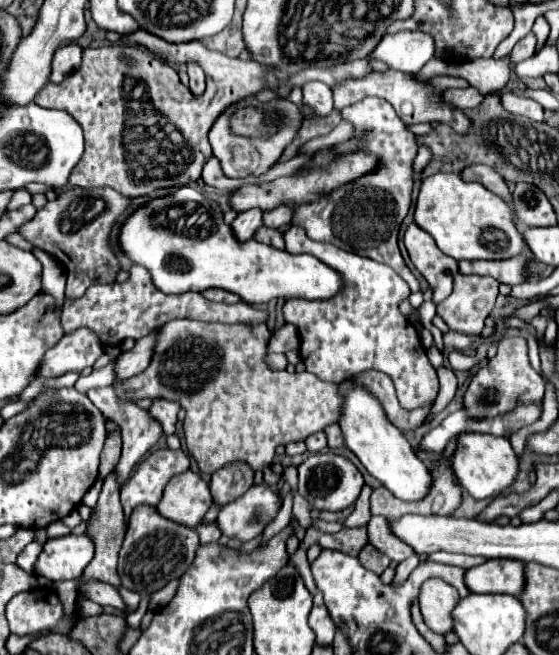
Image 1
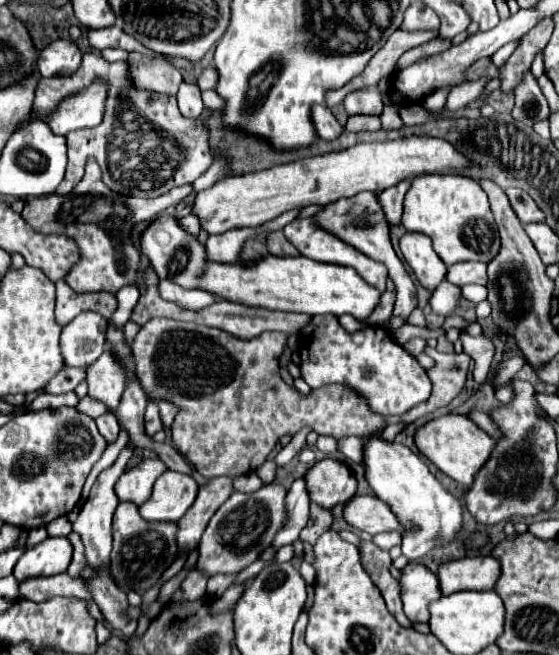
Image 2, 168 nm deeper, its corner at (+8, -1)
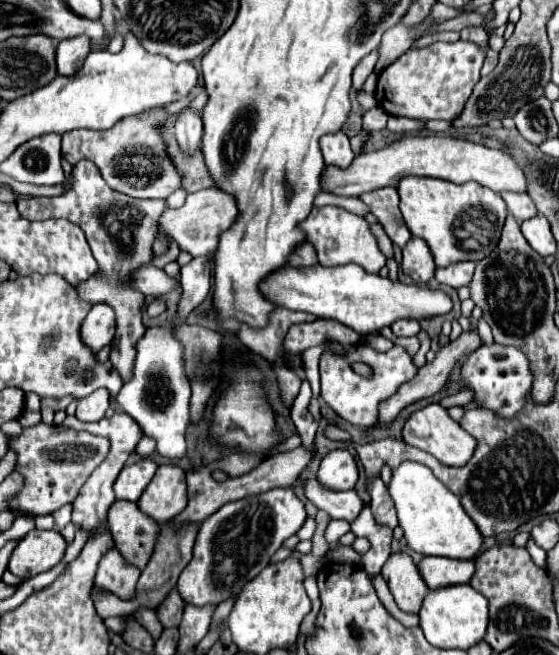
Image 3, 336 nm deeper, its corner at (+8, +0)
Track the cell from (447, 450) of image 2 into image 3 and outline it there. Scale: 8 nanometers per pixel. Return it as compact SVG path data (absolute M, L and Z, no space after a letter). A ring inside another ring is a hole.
M430 404L418 412L414 412L406 424L404 424L404 442L414 446L414 448L420 448L428 454L432 454L438 462L446 464L446 466L466 466L470 456L474 454L474 448L478 446L478 442L456 422L450 418L448 410L440 404ZM416 430L420 430L420 436L416 436Z

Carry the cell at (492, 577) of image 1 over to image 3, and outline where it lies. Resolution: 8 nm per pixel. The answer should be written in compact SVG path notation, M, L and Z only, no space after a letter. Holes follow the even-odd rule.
M426 556L418 564L418 568L430 590L454 584L468 584L470 576L474 576L474 560L450 560Z

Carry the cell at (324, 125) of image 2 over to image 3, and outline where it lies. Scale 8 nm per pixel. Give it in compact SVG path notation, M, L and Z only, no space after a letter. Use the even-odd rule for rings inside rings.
M342 130L322 136L320 150L322 150L322 156L324 156L326 164L346 168L354 160L354 152L350 148L350 138Z

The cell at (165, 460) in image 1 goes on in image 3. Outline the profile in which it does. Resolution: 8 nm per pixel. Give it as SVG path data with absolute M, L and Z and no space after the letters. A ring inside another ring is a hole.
M142 458L140 462L136 462L132 466L126 466L114 482L116 498L136 502L142 496L144 488L154 478L156 470L158 470L158 464L152 458Z

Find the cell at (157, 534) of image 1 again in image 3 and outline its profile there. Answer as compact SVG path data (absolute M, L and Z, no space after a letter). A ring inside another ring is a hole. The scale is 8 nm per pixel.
M116 500L108 510L108 530L126 564L146 568L160 536L160 526L142 514L136 502Z

